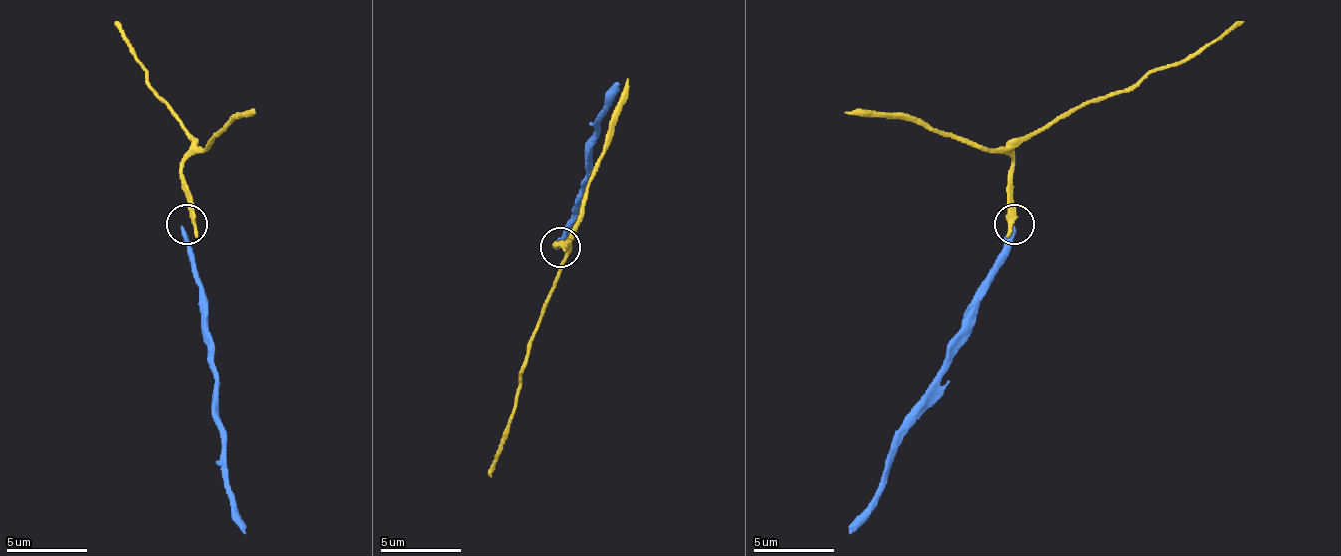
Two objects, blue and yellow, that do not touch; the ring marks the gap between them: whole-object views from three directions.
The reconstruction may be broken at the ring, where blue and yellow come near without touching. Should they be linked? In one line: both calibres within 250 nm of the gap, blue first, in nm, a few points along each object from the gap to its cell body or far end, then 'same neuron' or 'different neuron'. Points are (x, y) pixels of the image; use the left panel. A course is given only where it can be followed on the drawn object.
280/400 nm | blue via (182, 226), (187, 250), (203, 291), (203, 335), (223, 432), (231, 516), (247, 532) | yellow via (191, 222), (182, 154), (191, 141), (150, 89), (118, 20) | different neuron

